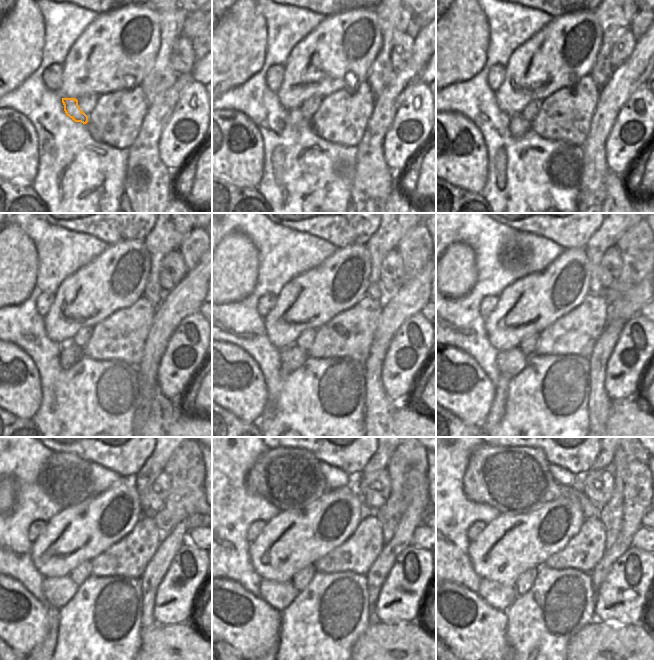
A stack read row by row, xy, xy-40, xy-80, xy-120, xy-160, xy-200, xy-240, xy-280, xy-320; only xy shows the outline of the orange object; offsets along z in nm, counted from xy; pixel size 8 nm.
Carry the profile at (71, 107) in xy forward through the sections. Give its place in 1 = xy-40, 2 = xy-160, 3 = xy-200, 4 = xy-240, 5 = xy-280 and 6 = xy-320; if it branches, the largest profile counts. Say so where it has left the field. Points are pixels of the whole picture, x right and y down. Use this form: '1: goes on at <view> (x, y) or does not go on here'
1: goes on at xy-40 (295, 117)
2: goes on at xy-160 (291, 358)
3: goes on at xy-200 (510, 363)
4: goes on at xy-240 (58, 591)
5: goes on at xy-280 (279, 595)
6: goes on at xy-320 (498, 596)

